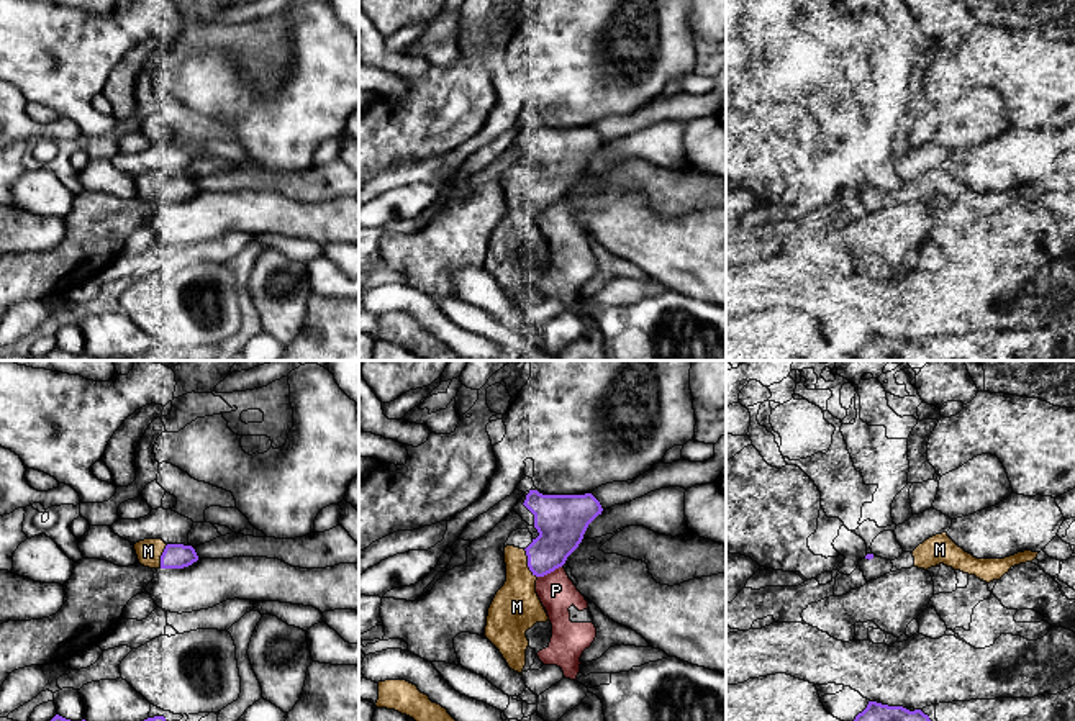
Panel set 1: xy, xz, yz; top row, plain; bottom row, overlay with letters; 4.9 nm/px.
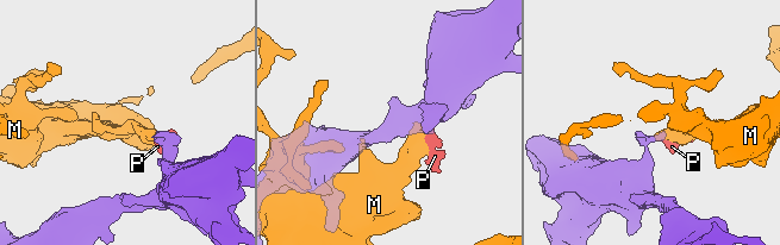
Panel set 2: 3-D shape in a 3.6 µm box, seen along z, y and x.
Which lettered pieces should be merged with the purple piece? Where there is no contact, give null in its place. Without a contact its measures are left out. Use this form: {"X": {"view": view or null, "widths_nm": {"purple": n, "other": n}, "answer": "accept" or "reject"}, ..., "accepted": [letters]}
{"M": {"view": "xz", "widths_nm": {"purple": 240, "other": 240}, "answer": "accept"}, "P": {"view": "xz", "widths_nm": {"purple": 240, "other": 180}, "answer": "reject"}, "accepted": ["M"]}

